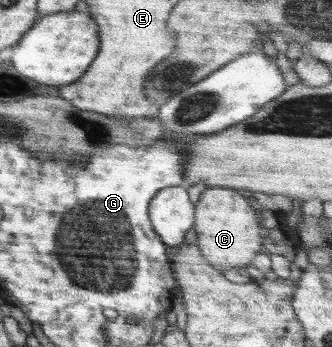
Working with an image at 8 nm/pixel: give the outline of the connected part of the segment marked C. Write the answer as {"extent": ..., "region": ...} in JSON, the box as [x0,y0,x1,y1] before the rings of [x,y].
{"extent":[191,187,261,272],"region":[[[209,187],[200,195],[195,205],[195,224],[191,237],[201,248],[201,254],[208,264],[221,272],[250,269],[257,252],[261,252],[259,220],[247,200],[229,187]]]}

